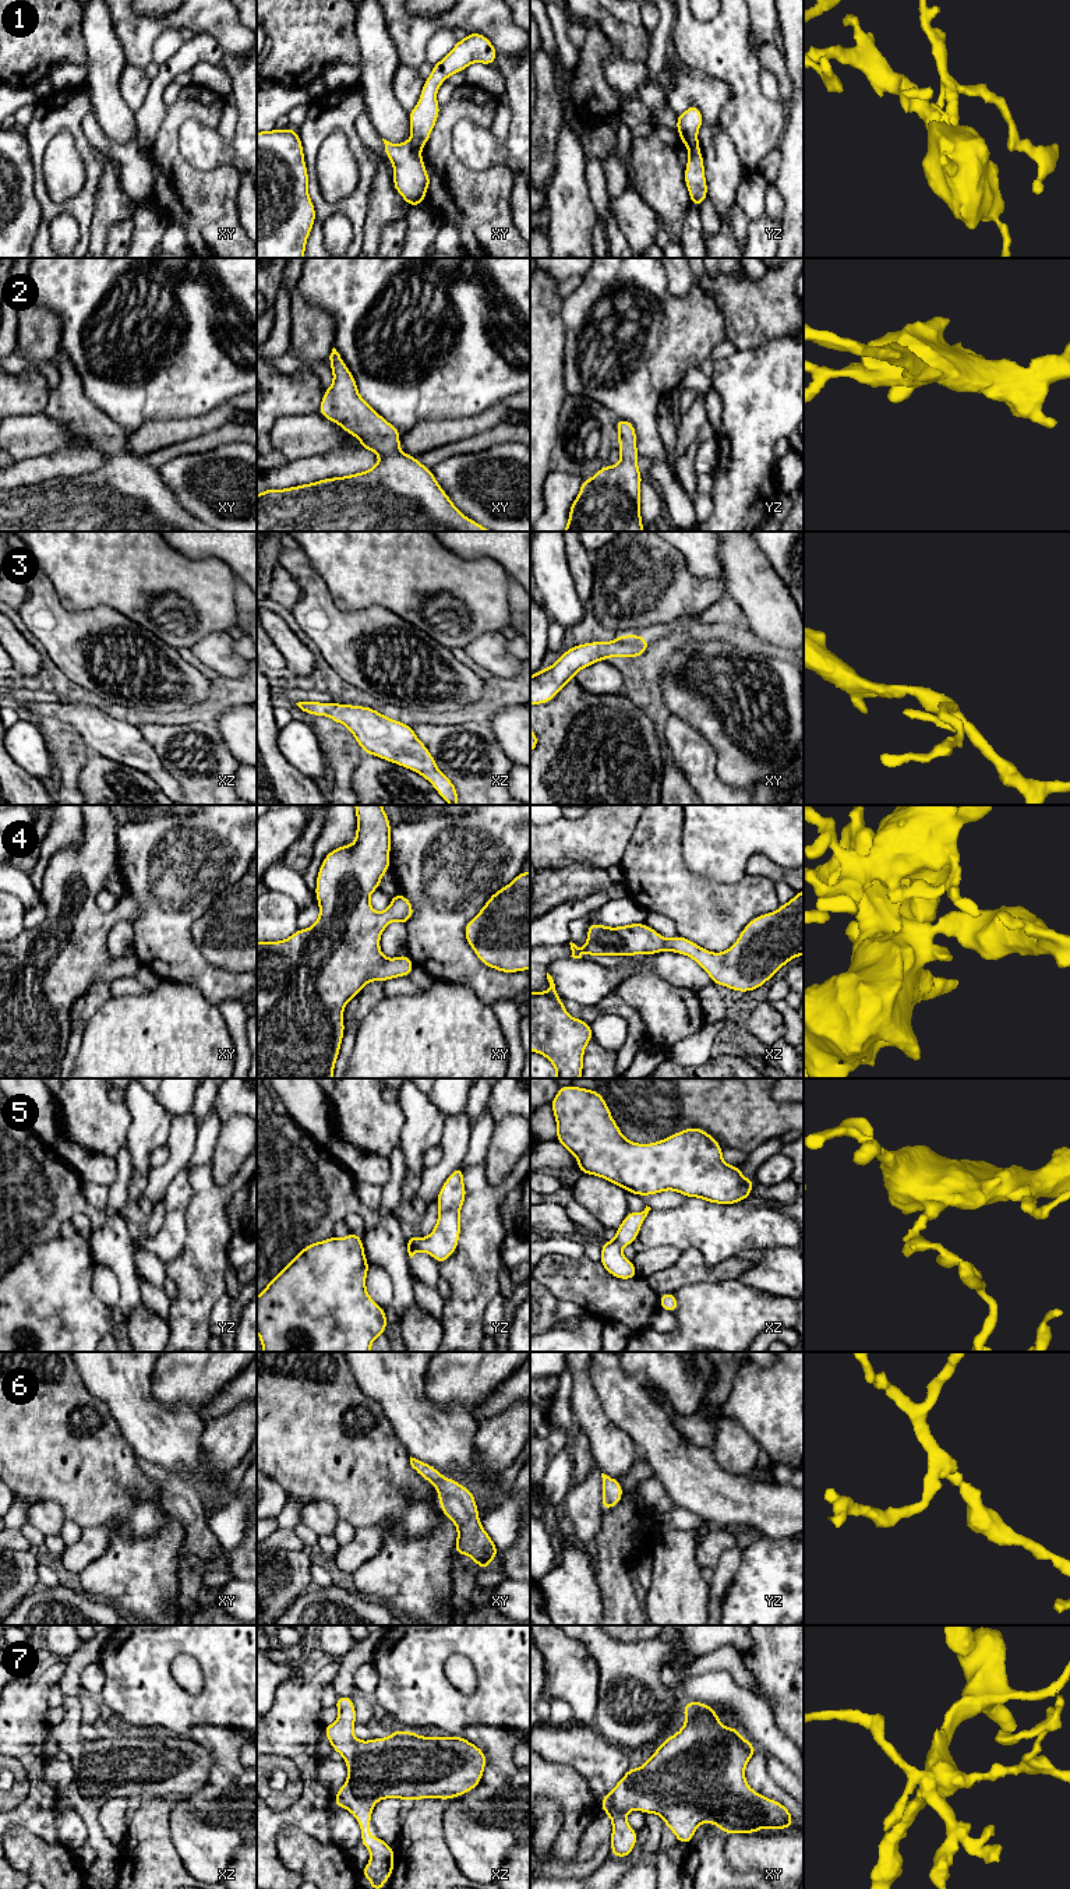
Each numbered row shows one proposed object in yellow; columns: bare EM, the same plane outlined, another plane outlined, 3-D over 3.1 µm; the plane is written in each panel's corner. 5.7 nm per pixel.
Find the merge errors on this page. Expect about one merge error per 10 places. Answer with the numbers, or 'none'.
none

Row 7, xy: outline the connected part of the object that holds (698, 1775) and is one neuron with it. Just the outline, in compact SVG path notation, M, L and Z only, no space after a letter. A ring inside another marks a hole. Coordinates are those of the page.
M689 1701L682 1715L686 1723L681 1730L664 1740L649 1761L640 1768L629 1768L625 1776L601 1800L601 1809L611 1818L611 1854L614 1857L629 1857L638 1840L638 1832L626 1822L632 1809L643 1814L657 1814L664 1819L677 1842L689 1844L698 1826L709 1822L718 1826L724 1833L758 1833L760 1828L788 1829L792 1828L792 1815L783 1804L767 1798L752 1790L745 1780L745 1768L752 1755L758 1752L746 1738L739 1736L739 1729L728 1729L720 1720L711 1706L698 1701Z

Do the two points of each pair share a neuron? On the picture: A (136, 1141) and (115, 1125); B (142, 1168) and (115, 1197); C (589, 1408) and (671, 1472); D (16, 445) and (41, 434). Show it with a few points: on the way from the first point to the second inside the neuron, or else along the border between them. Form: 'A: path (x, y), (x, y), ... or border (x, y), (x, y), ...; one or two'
A: border (124, 1102), (130, 1114), (126, 1144); two
B: border (129, 1150), (131, 1171), (127, 1200); two
C: border (610, 1420), (636, 1446); two
D: path (21, 440), (35, 435); one

